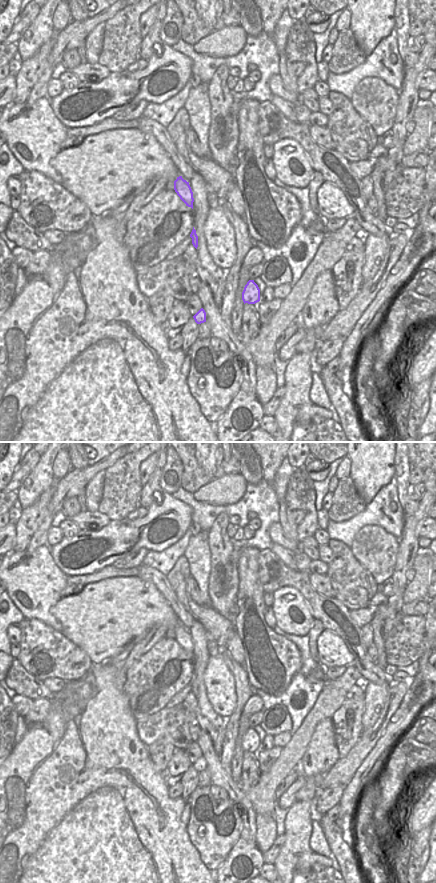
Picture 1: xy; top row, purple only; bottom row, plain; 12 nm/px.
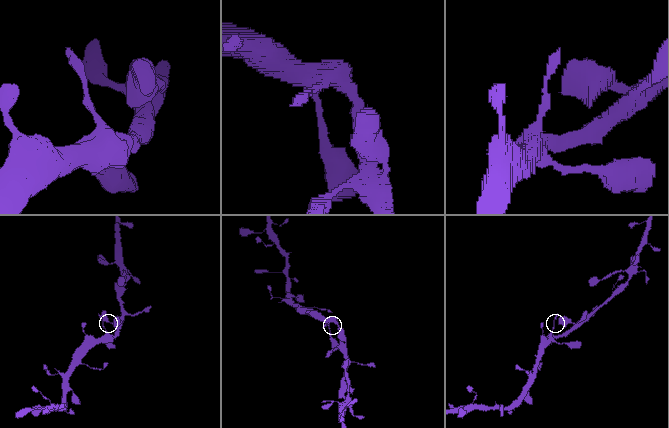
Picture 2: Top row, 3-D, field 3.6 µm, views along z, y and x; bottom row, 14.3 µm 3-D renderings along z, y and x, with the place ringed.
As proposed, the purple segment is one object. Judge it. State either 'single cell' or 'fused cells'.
single cell

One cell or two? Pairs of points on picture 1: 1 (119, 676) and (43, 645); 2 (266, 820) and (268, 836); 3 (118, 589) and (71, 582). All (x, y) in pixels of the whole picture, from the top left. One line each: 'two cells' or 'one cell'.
1: two cells
2: one cell
3: two cells

